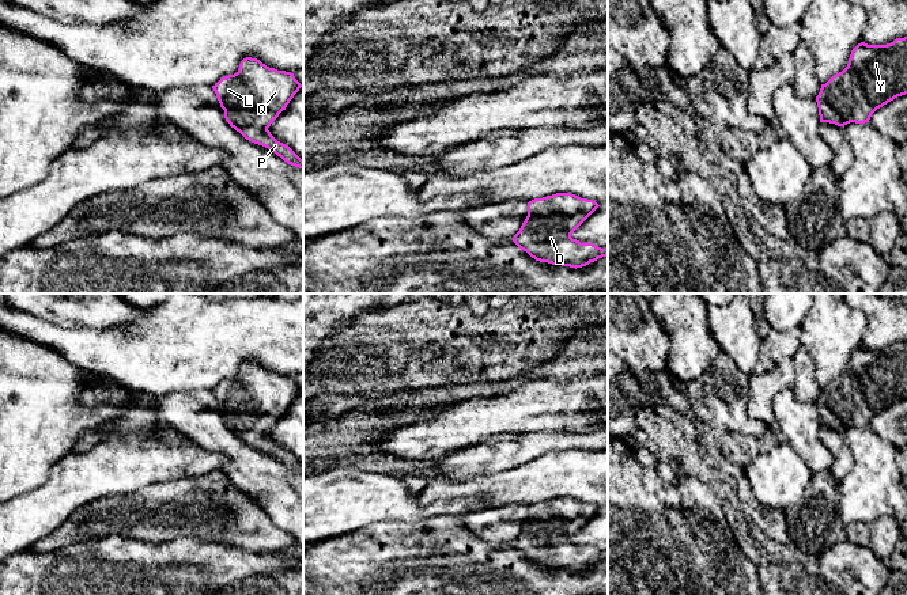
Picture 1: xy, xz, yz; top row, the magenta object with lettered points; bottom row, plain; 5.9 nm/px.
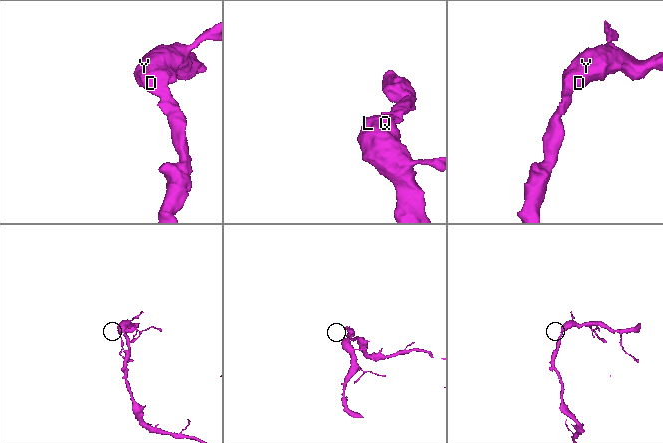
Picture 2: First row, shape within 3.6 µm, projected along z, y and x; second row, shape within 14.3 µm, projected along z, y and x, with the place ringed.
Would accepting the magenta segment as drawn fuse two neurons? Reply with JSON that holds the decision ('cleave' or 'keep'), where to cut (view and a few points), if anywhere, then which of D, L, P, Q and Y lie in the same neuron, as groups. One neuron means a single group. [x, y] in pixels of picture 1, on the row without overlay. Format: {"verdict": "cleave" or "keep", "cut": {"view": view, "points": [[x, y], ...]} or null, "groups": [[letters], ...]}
{"verdict": "keep", "cut": null, "groups": [["D", "L", "P", "Q", "Y"]]}

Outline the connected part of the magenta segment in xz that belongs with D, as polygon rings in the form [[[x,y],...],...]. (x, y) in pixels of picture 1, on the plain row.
[[[556,497],[528,507],[528,520],[513,546],[540,566],[582,572],[608,560],[608,553],[581,547],[571,538],[600,509],[571,497]]]

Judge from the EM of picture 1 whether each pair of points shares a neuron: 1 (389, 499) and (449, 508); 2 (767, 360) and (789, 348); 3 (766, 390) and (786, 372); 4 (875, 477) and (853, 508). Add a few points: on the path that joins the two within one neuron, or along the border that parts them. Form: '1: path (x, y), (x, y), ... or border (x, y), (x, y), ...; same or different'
1: path (404, 506), (409, 510), (434, 510); same
2: path (773, 355), (779, 348), (783, 348); same
3: path (771, 385), (781, 376); same
4: path (875, 485), (860, 500); same

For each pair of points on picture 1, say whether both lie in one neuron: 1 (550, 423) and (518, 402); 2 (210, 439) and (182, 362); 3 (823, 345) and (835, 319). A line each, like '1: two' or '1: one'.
1: one
2: two
3: one

